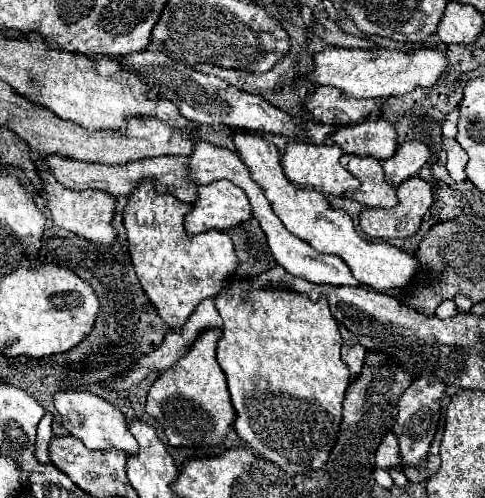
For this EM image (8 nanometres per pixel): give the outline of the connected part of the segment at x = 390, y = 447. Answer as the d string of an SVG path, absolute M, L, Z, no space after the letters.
M389 432L389 434L381 440L379 448L375 450L375 464L377 464L379 468L389 470L391 466L399 466L399 460L401 460L401 456L397 456L397 438Z

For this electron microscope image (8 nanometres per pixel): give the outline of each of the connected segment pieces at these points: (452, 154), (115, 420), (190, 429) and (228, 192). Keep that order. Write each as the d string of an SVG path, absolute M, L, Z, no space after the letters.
M443 136L443 144L445 144L445 150L447 150L447 170L449 170L451 178L455 182L463 182L467 178L465 176L465 160L467 160L467 156L465 156L463 148L455 140L445 138L445 136Z
M59 390L53 396L53 404L57 412L61 414L61 426L75 438L79 438L87 448L91 450L103 450L103 448L117 448L127 454L137 452L137 440L127 430L125 416L111 406L107 400L99 398L93 392L87 390Z
M207 328L197 336L197 344L189 346L189 352L181 356L173 368L161 372L153 382L147 396L147 414L159 420L171 446L197 446L215 444L223 446L227 432L235 420L231 408L225 374L215 360L215 346L221 338L217 328Z
M217 180L199 186L199 198L193 210L185 216L185 230L189 236L207 230L227 230L251 220L251 206L241 188L227 180Z

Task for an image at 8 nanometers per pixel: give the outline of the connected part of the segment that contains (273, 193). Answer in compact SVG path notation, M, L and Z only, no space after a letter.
M235 134L235 146L239 158L249 166L251 178L257 184L261 184L275 214L281 218L281 222L291 234L299 236L301 240L307 240L317 252L341 256L345 264L351 268L353 276L361 284L377 292L387 292L393 288L407 290L417 280L421 264L413 254L407 254L401 248L391 246L387 242L367 242L355 232L353 222L345 210L333 210L321 192L311 192L309 188L299 188L293 182L289 182L279 164L279 150L271 140L265 140L261 136Z

